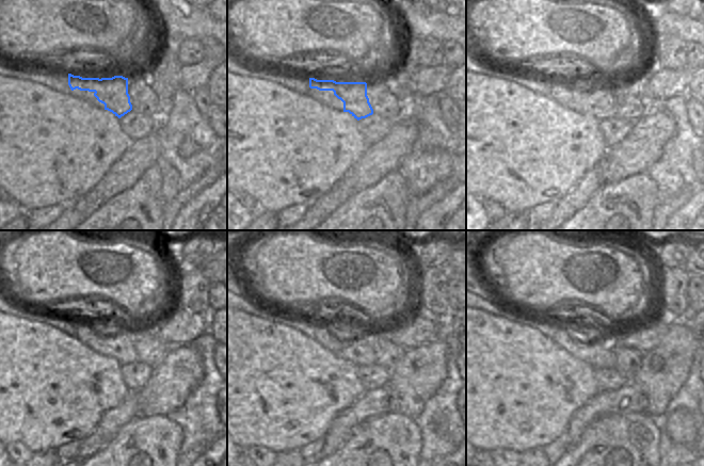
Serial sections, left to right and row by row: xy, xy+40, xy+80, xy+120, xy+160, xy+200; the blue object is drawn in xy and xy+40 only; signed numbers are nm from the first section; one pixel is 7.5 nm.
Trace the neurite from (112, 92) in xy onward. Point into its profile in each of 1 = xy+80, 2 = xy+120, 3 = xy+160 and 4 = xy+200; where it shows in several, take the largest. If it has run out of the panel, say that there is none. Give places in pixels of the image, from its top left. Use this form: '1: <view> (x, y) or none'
1: xy+80 (597, 101)
2: xy+120 (120, 344)
3: xy+160 (358, 351)
4: xy+200 (597, 354)

